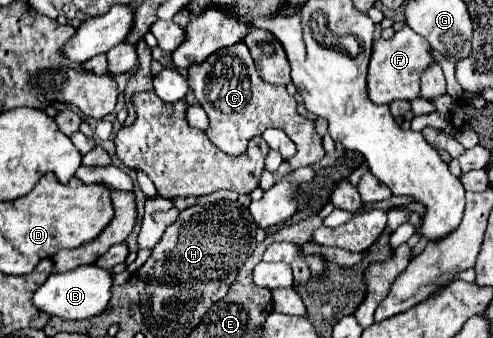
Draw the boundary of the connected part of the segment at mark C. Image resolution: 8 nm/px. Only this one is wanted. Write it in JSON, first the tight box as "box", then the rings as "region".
{"box":[188,43,326,170],"region":[[[244,43],[220,49],[204,63],[188,67],[188,85],[210,119],[210,125],[204,131],[206,137],[226,155],[244,155],[252,135],[262,135],[268,127],[282,129],[296,143],[297,153],[288,160],[292,170],[312,165],[326,155],[322,137],[314,129],[314,121],[296,111],[296,99],[288,95],[284,85],[276,87],[258,77],[250,51]]]}

